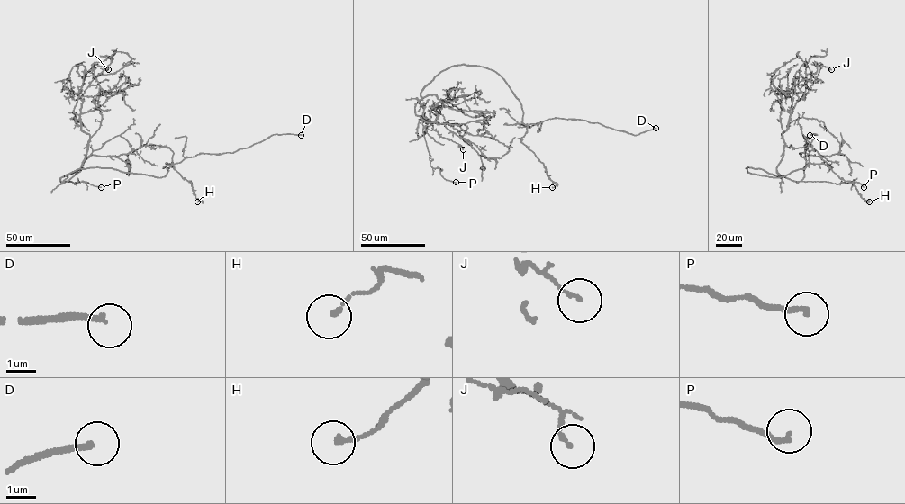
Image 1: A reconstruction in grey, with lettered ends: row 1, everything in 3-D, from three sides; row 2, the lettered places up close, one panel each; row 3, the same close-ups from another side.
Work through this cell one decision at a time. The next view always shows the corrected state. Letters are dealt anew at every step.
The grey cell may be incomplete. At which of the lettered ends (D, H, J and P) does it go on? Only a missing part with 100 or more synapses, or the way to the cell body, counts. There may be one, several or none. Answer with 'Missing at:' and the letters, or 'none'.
Missing at: D

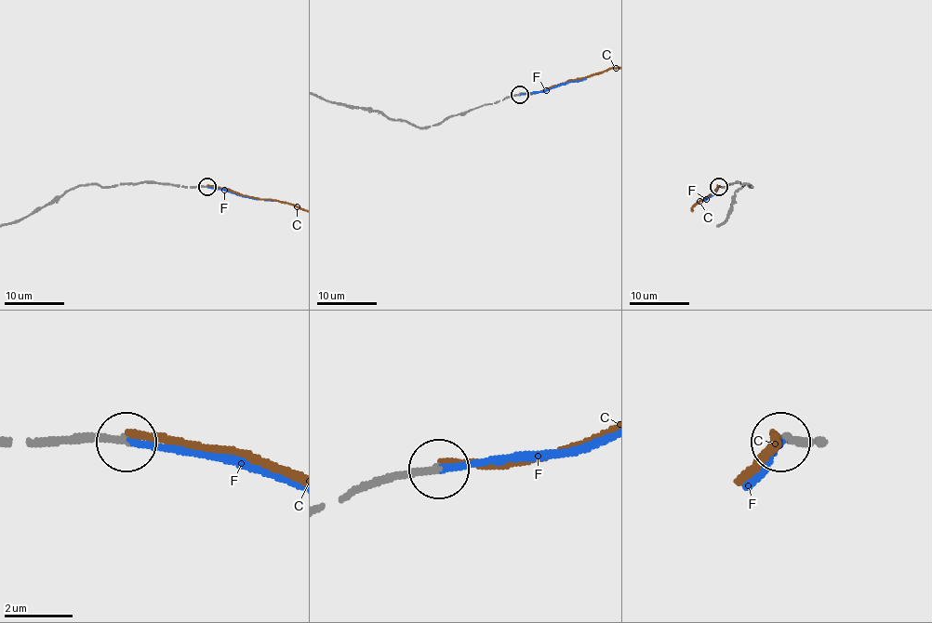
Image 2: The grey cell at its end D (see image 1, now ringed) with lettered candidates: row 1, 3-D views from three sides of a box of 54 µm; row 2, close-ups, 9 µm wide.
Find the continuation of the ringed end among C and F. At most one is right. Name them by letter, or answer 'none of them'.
F

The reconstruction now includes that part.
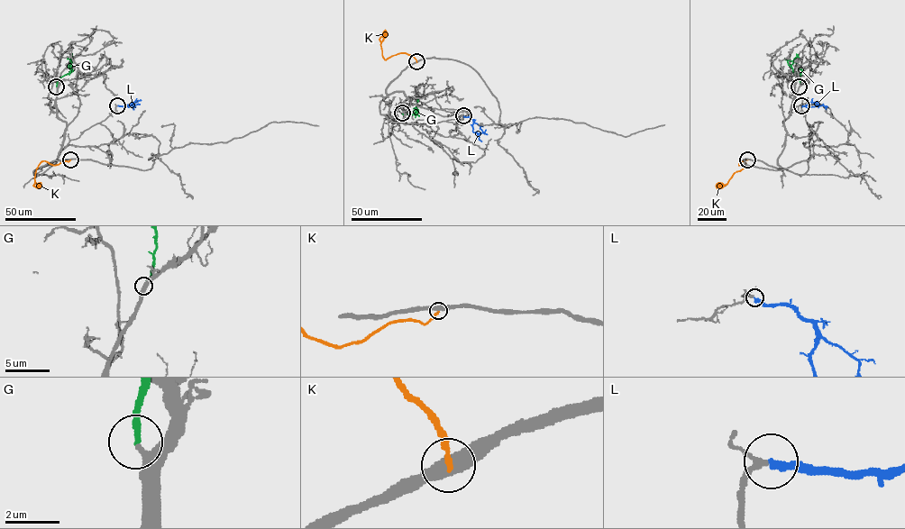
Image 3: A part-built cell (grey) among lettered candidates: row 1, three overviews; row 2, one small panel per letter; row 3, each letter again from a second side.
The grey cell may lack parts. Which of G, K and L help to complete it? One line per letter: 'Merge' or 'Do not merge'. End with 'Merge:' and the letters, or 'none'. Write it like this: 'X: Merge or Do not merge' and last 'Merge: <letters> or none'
G: Merge
K: Do not merge
L: Do not merge
Merge: G

